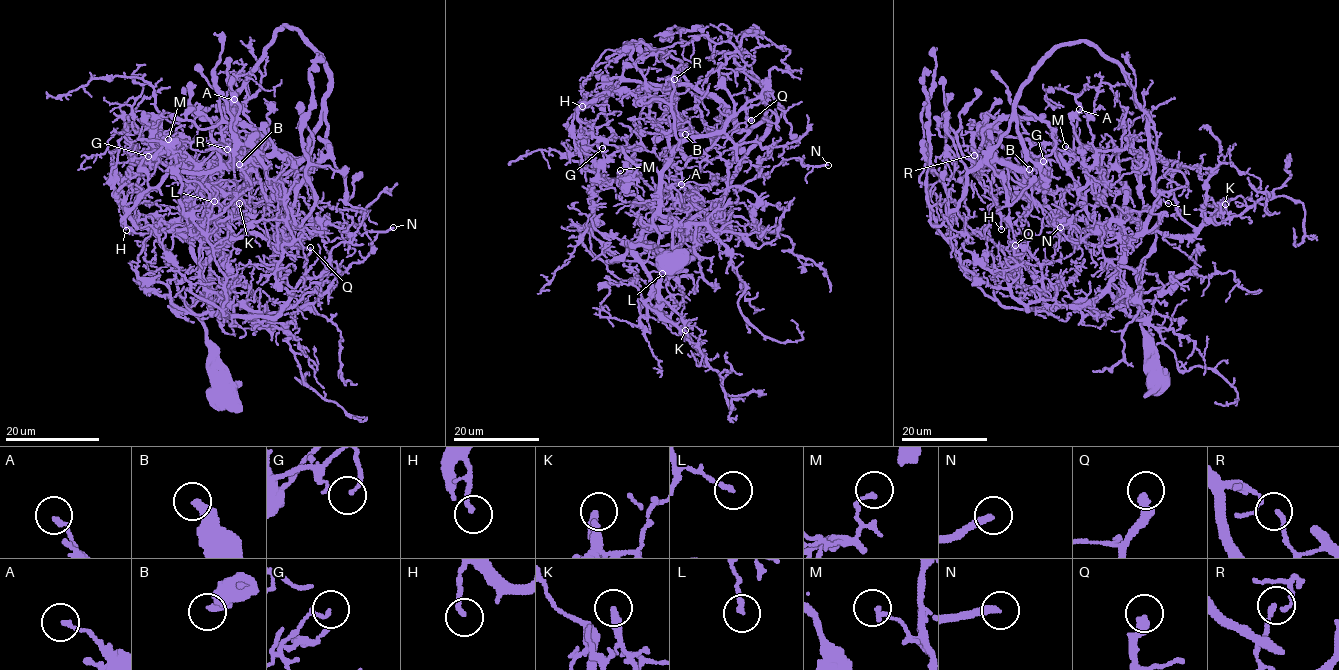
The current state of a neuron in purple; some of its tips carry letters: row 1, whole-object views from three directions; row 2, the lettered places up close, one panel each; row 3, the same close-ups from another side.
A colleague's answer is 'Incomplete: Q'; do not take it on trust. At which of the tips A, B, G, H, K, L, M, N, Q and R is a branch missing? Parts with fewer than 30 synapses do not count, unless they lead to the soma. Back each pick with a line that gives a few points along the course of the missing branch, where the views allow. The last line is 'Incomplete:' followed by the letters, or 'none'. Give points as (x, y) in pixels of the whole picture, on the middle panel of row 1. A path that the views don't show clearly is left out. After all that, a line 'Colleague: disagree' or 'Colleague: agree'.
Q: course (751, 120), (764, 112), (791, 116), (807, 114), (817, 101), (828, 100), (823, 93)
Incomplete: Q
Colleague: agree

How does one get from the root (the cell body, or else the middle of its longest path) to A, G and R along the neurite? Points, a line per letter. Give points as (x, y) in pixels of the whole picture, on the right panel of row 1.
A: (1160, 381), (1138, 288), (1156, 224), (1125, 259), (1121, 242), (1086, 211), (1079, 192), (1095, 148), (1079, 109)
G: (1160, 381), (1138, 288), (1156, 224), (1125, 259), (1107, 229), (1068, 228), (1042, 199), (1043, 161)
R: (1160, 381), (1138, 278), (1162, 216), (1149, 231), (1072, 241), (1021, 185), (989, 160), (971, 162), (974, 155)

